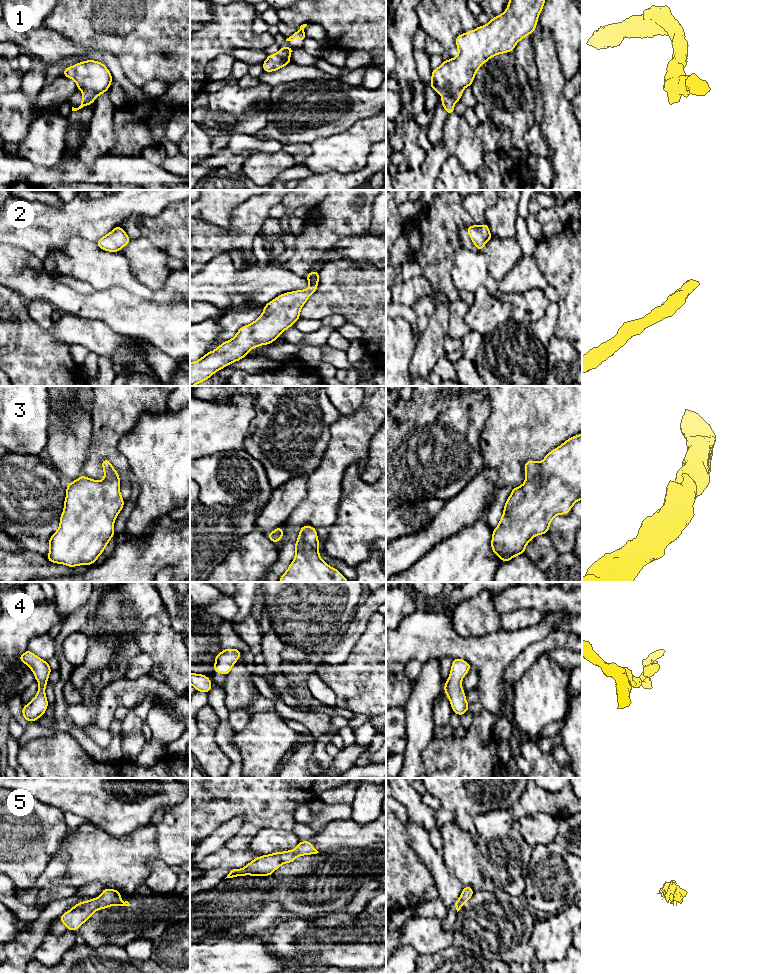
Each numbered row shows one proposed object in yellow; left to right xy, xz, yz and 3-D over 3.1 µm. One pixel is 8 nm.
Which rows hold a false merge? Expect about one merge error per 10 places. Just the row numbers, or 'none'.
none

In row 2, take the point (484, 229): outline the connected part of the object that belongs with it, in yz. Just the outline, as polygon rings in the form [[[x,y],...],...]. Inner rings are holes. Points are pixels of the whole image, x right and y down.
[[[486,223],[480,226],[468,226],[466,230],[470,236],[471,241],[477,247],[478,252],[481,252],[483,247],[486,245],[486,242],[493,237]]]

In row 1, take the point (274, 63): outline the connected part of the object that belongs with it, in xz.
[[[282,46],[276,54],[268,55],[262,66],[264,72],[273,72],[291,63],[290,55],[294,48]]]

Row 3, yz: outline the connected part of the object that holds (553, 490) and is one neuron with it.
[[[582,433],[569,438],[550,451],[541,463],[528,460],[525,463],[524,470],[525,482],[519,487],[512,488],[505,503],[503,515],[492,533],[491,549],[501,558],[502,563],[525,553],[525,548],[531,539],[537,535],[548,533],[550,523],[555,516],[568,514],[574,504],[578,500],[582,500]]]

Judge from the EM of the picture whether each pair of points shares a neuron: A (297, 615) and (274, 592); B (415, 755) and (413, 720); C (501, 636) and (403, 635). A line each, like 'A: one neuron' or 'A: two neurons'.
A: one neuron
B: one neuron
C: one neuron

